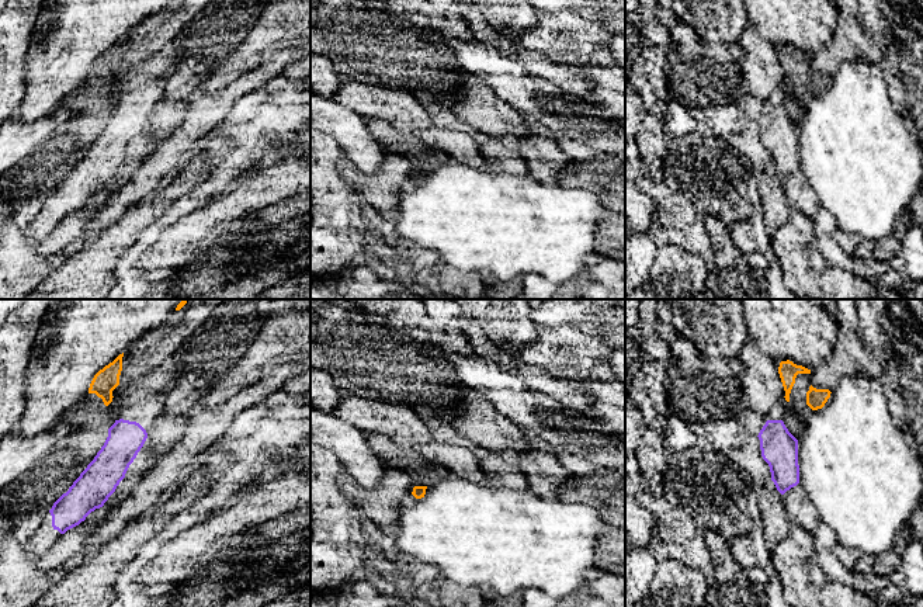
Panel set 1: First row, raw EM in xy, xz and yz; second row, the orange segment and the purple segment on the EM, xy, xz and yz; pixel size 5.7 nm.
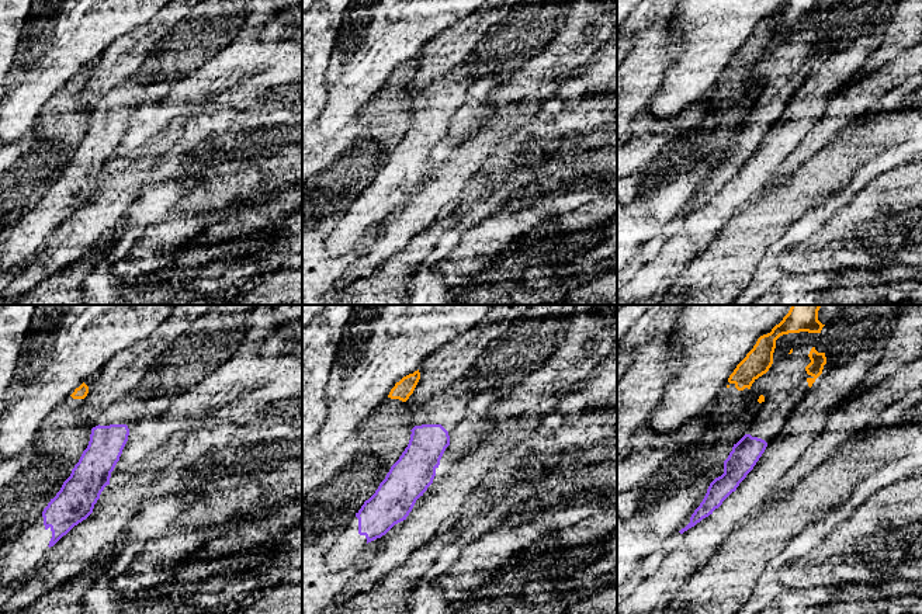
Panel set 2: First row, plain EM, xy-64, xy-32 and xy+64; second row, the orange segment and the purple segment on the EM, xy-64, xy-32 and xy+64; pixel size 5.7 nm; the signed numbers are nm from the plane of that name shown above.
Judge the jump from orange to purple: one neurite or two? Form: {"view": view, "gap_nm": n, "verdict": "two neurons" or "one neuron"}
{"view": "xy", "gap_nm": 100, "verdict": "two neurons"}

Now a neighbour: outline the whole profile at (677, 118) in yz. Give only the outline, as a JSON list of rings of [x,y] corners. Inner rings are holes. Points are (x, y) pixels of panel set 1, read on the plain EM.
[[[670,101],[662,117],[663,129],[669,135],[681,136],[698,129],[698,121],[690,115],[690,108],[677,101]]]

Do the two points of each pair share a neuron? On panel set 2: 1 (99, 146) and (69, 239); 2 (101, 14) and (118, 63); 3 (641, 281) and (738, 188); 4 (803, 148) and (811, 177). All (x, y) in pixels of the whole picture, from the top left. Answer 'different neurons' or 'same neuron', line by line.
1: different neurons
2: different neurons
3: same neuron
4: different neurons

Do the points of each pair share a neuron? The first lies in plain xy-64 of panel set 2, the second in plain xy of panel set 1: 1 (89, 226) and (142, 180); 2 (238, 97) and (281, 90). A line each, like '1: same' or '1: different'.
1: same
2: same

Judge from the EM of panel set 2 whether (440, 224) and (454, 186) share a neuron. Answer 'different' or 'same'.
different

